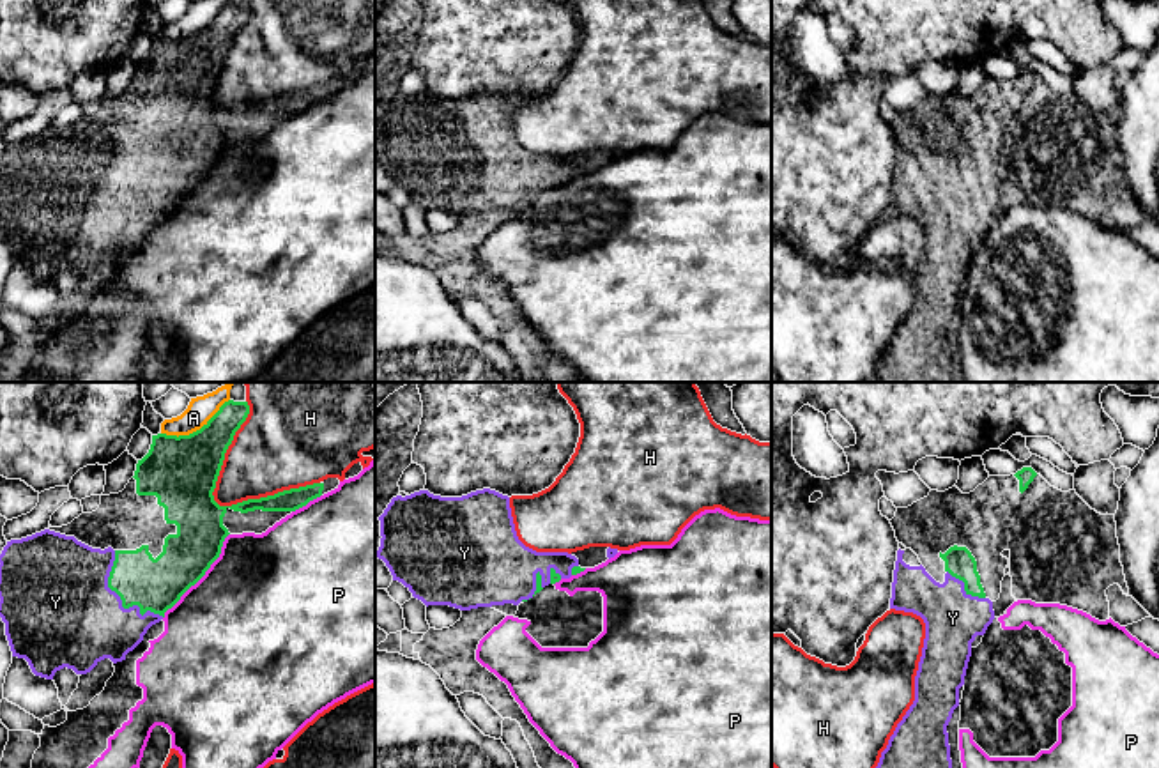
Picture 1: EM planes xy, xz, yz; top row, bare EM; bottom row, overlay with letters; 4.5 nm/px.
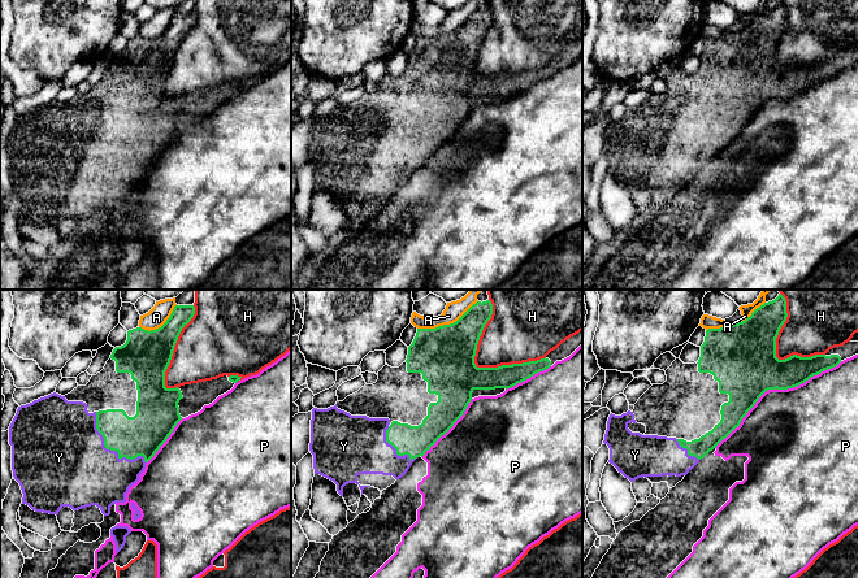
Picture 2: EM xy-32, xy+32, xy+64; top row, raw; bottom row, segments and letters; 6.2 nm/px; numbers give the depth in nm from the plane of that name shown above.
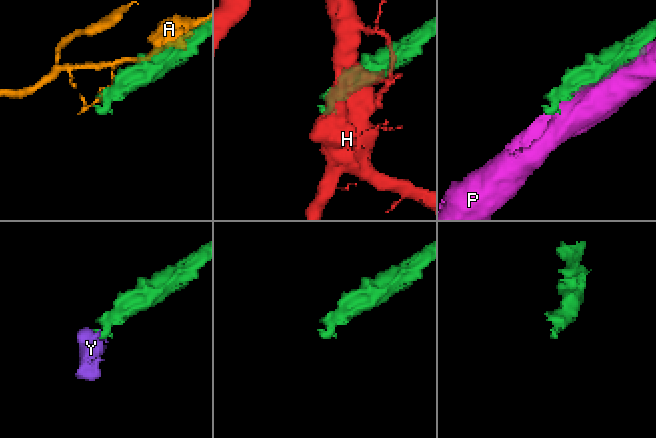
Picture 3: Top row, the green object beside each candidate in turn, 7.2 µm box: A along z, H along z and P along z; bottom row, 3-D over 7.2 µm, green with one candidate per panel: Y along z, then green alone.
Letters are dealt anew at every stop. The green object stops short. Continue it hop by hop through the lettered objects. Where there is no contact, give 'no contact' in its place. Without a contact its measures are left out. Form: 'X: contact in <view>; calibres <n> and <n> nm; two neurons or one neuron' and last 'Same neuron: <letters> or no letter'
A: contact in xy; calibres 320 and 120 nm; two neurons
H: contact in xy; calibres 320 and 300 nm; two neurons
P: contact in xy; calibres 240 and 500 nm; two neurons
Y: contact in xy; calibres 240 and 440 nm; one neuron
Same neuron: Y

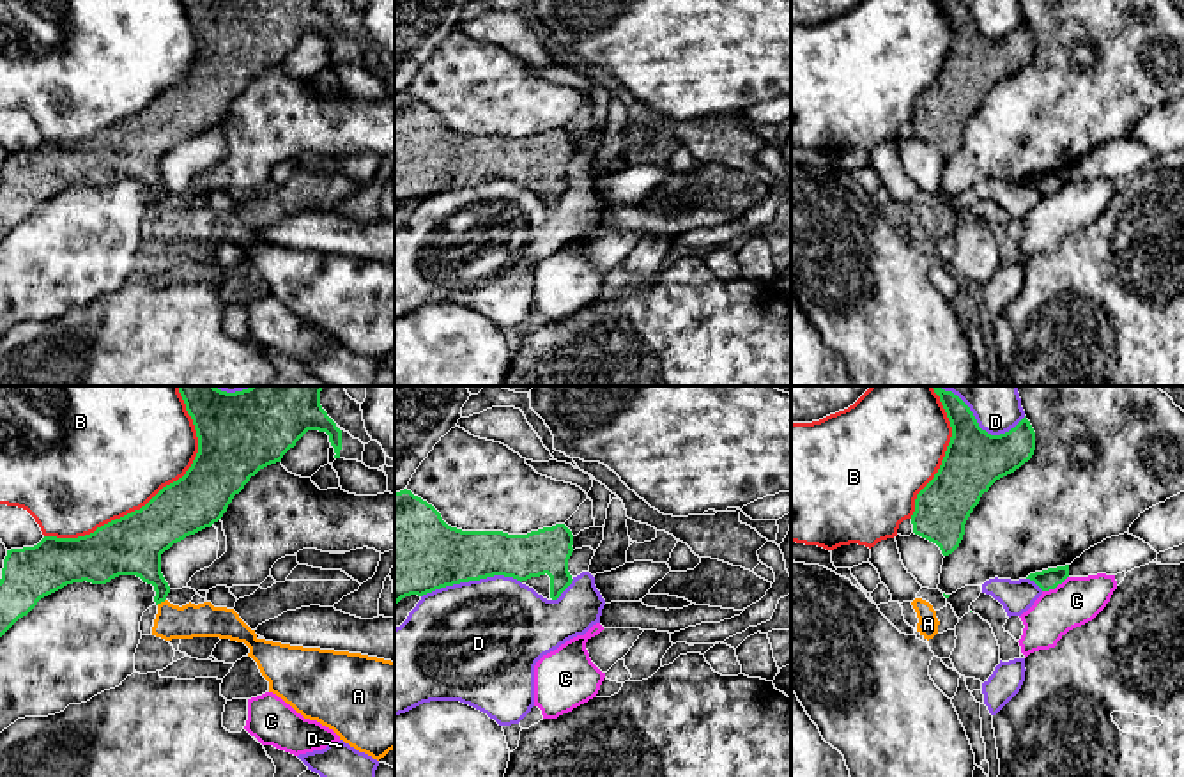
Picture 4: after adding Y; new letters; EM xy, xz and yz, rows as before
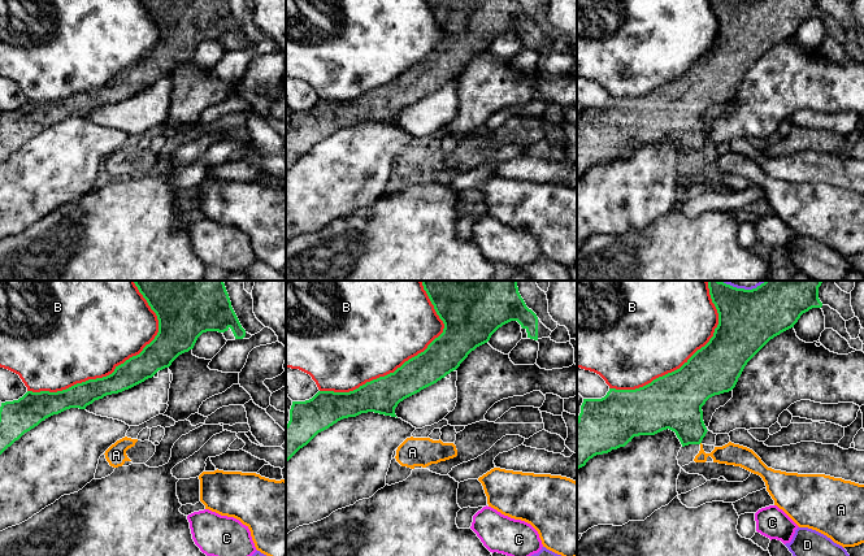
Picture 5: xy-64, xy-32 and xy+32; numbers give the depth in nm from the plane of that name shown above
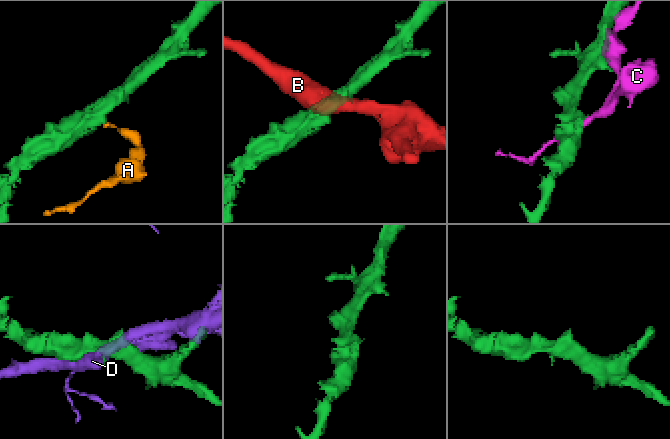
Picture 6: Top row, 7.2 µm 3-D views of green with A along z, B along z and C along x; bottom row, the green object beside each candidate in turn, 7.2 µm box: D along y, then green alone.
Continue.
A: contact in xy; calibres 200 and 160 nm; two neurons
B: contact in xy; calibres 280 and 500 nm; two neurons
C: contact in yz; calibres 100 and 220 nm; two neurons
D: contact in xz; calibres 340 and 480 nm; two neurons
Same neuron: no letter

